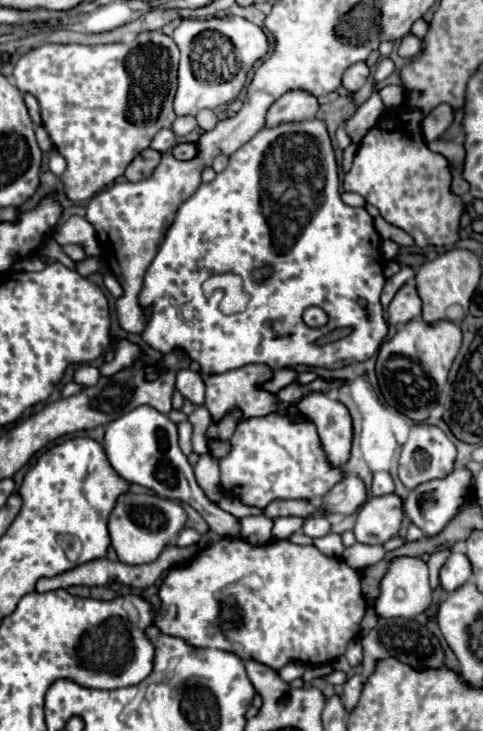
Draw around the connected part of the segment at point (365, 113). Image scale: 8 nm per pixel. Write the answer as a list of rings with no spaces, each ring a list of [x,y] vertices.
[[[372,90],[370,98],[368,98],[368,100],[358,108],[358,112],[344,124],[346,132],[352,136],[352,142],[358,144],[358,142],[362,140],[362,136],[364,136],[370,128],[374,128],[374,126],[378,124],[382,112],[384,112],[384,104],[382,104],[382,100],[380,100],[380,96],[378,96],[378,90]]]

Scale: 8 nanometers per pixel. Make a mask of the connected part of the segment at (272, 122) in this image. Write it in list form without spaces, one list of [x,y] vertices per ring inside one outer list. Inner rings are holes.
[[[290,90],[282,94],[266,114],[266,126],[278,126],[282,122],[298,122],[310,120],[320,110],[318,98],[310,96],[310,92]]]

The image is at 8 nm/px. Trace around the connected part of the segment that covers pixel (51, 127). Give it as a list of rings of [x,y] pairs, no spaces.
[[[142,32],[128,44],[44,44],[24,54],[14,66],[12,78],[18,90],[32,94],[40,104],[42,124],[56,150],[66,160],[66,172],[60,176],[64,194],[72,202],[82,202],[110,186],[124,174],[132,158],[146,150],[154,134],[170,128],[176,114],[172,110],[178,72],[178,46],[164,32]]]

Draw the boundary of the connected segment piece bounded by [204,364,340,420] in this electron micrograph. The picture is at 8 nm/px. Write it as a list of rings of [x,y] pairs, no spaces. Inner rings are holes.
[[[248,364],[246,368],[238,368],[234,372],[224,372],[224,374],[208,376],[206,378],[206,402],[204,402],[204,406],[210,410],[210,414],[212,414],[214,420],[220,420],[232,408],[240,408],[242,414],[244,414],[244,418],[250,418],[250,416],[266,416],[270,412],[288,412],[292,416],[300,416],[300,412],[292,404],[298,402],[306,392],[310,392],[310,390],[324,390],[324,388],[338,388],[340,386],[340,382],[314,380],[308,386],[300,386],[300,384],[292,382],[290,386],[286,386],[284,390],[280,390],[278,394],[270,394],[266,390],[258,390],[256,388],[258,382],[266,382],[270,378],[272,378],[272,370],[266,368],[264,364]],[[276,398],[280,402],[274,402]]]

